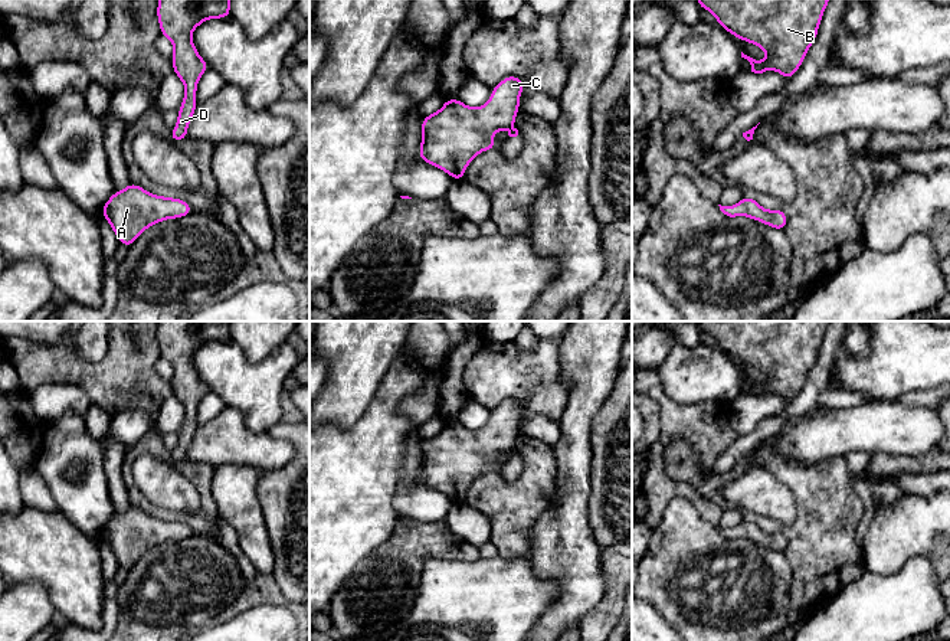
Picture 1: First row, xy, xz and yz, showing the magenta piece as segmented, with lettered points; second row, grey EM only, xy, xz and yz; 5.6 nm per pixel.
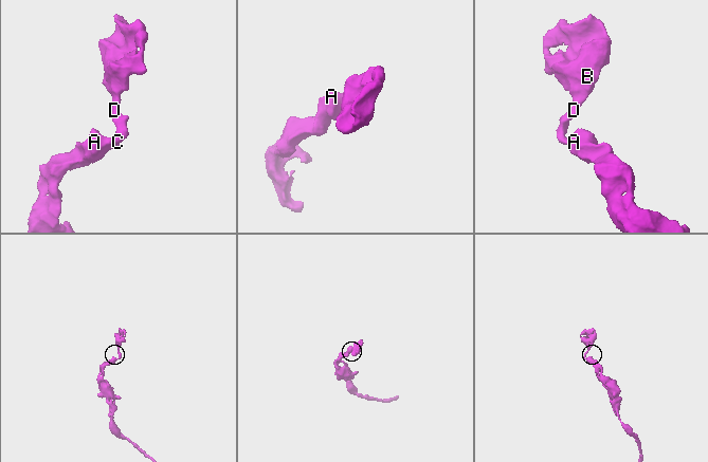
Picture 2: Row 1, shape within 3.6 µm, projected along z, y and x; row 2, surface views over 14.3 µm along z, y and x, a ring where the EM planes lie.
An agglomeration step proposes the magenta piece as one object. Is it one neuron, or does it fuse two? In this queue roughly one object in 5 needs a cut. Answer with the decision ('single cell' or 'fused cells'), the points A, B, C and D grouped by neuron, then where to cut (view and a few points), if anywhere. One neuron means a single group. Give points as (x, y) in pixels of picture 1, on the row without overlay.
single cell; A B C D; no cut

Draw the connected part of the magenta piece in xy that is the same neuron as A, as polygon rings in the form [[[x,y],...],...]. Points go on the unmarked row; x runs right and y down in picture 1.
[[[131,504],[125,511],[114,514],[101,533],[124,569],[131,569],[155,546],[193,536],[186,523],[153,517]]]

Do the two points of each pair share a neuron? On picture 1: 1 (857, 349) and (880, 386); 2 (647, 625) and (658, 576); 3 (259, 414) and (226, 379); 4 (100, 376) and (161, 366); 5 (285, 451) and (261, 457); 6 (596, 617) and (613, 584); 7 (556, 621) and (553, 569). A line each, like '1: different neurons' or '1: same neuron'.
1: different neurons
2: different neurons
3: same neuron
4: different neurons
5: same neuron
6: same neuron
7: same neuron

